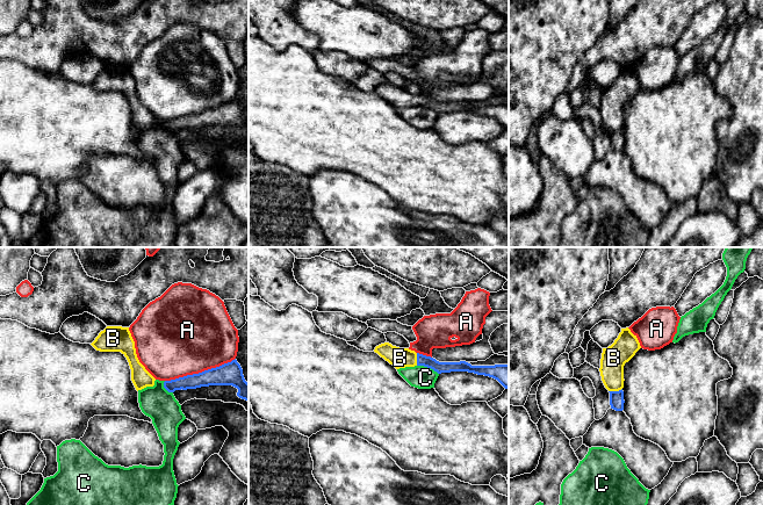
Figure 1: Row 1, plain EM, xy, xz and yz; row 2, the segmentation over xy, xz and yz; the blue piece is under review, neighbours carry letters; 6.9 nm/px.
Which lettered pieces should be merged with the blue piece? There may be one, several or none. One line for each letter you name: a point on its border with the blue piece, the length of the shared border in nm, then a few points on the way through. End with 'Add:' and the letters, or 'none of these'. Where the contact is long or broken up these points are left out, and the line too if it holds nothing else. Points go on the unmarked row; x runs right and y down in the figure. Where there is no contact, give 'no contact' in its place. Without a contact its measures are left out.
B: meets blue in yz at (614, 131); contact 100 nm long; runs through yz (617, 141), (614, 131), (613, 98)
Add: B

